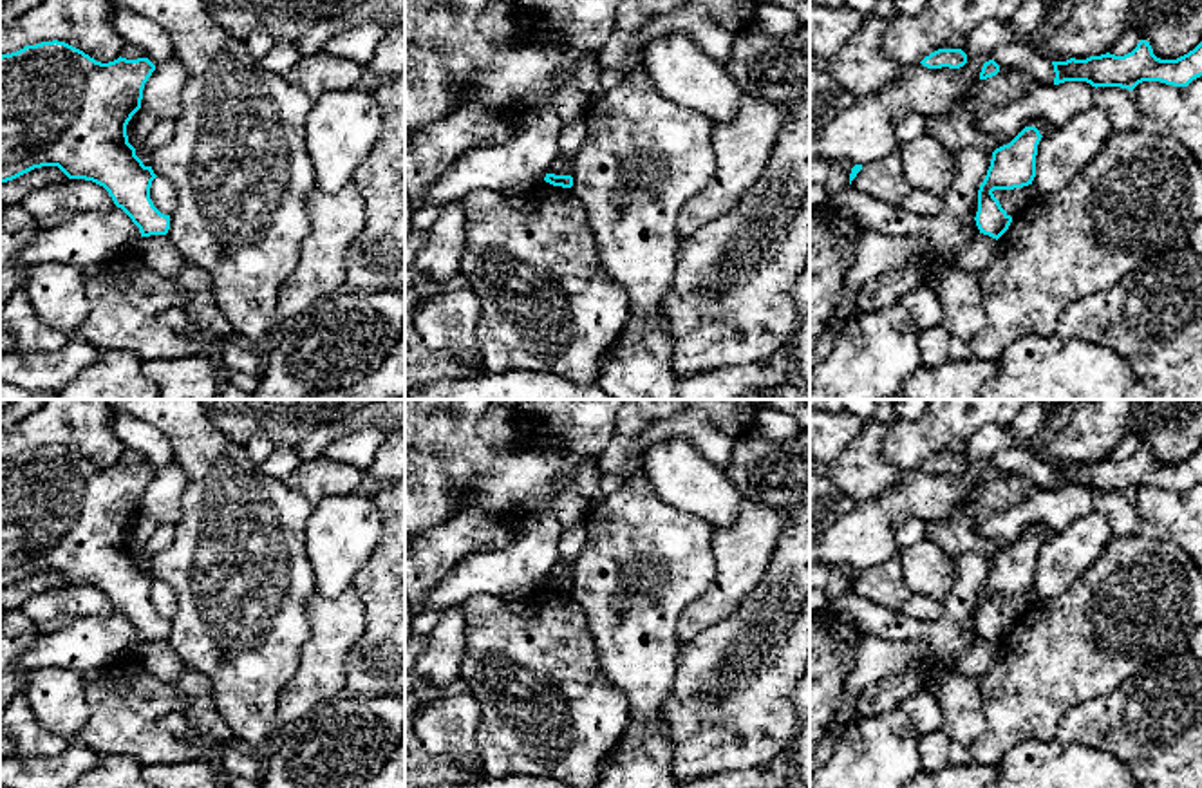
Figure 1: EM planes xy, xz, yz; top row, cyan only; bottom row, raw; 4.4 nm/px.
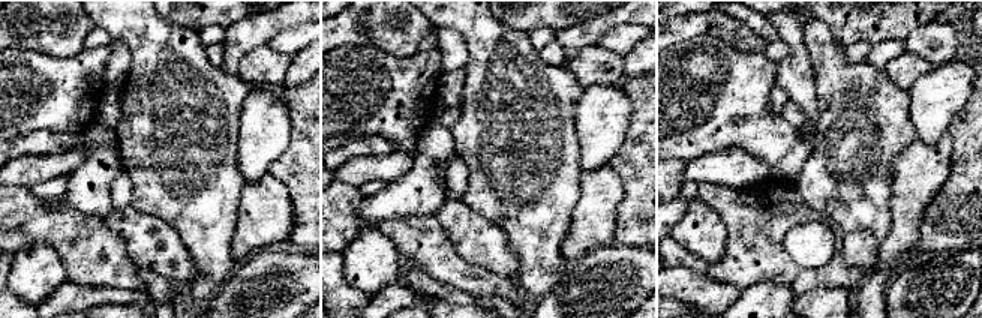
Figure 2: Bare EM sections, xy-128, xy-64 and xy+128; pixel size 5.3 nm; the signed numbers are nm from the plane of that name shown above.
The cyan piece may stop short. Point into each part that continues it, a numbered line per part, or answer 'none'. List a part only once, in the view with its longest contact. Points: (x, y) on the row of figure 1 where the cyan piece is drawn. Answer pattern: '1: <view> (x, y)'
none

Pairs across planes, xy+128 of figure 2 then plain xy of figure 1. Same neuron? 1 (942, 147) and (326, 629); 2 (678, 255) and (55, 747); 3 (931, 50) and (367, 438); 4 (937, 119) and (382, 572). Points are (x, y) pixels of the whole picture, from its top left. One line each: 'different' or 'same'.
1: same
2: same
3: same
4: different

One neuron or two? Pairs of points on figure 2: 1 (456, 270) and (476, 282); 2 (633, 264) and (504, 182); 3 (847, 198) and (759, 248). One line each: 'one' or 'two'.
1: one
2: two
3: two

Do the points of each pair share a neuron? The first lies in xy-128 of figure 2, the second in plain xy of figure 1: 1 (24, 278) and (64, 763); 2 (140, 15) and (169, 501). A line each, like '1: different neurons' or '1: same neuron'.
1: different neurons
2: different neurons

